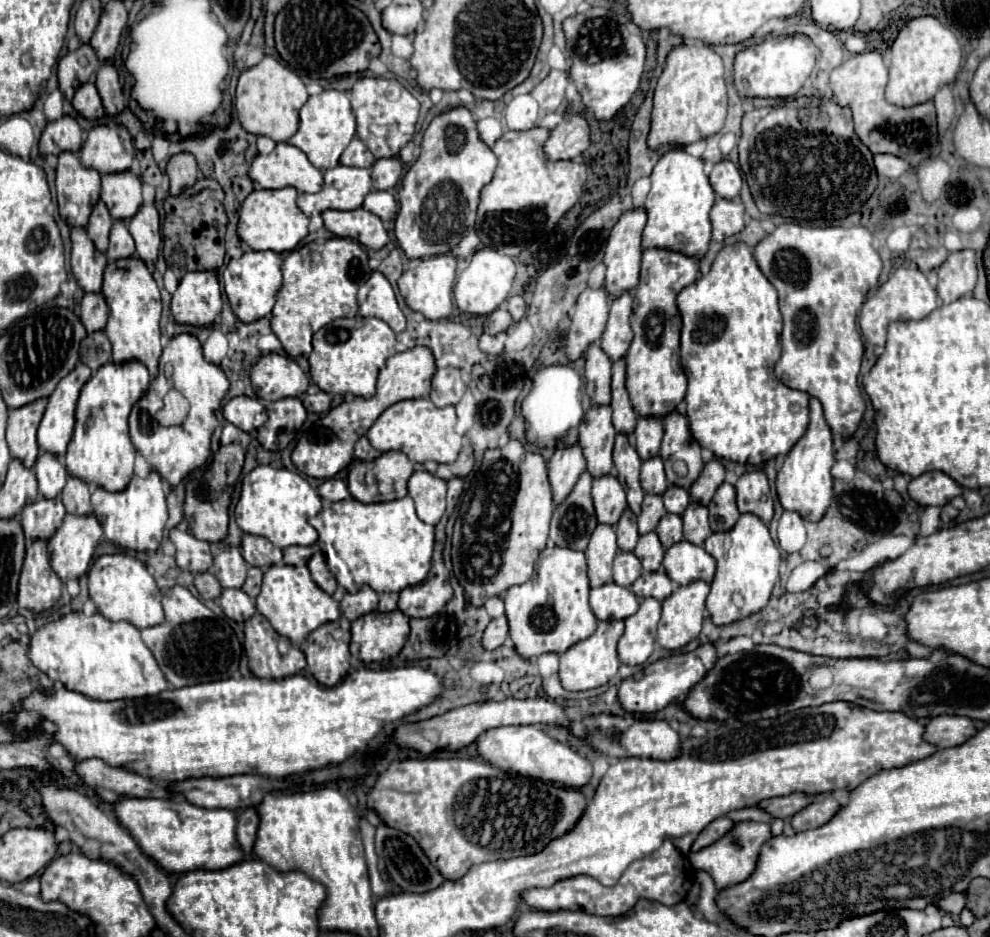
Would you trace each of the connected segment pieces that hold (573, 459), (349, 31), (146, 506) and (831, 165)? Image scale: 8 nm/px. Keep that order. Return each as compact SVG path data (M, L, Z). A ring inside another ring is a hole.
M579 443L559 445L549 459L549 483L553 489L553 501L563 503L571 493L579 475L587 469L587 461Z
M289 1L277 15L275 21L275 43L283 61L301 75L301 71L311 79L331 79L349 73L361 73L369 67L373 57L379 57L379 39L365 17L365 13L347 1Z
M151 471L147 477L133 475L131 483L117 493L105 491L103 487L95 487L91 503L95 517L101 521L107 539L119 545L121 549L155 551L161 545L163 529L167 523L167 503L165 503L163 479L157 471Z
M813 97L783 99L777 105L745 113L741 131L739 163L745 171L751 195L763 215L783 215L803 223L827 225L859 211L877 187L873 155L853 131L851 109L847 105L841 107L833 99L823 99L819 105L813 103Z

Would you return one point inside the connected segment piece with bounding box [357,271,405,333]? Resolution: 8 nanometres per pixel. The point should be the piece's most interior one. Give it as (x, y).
(376, 298)

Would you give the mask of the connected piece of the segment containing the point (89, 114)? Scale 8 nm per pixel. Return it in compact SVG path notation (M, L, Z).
M83 83L73 97L73 107L87 119L99 119L103 115L103 103L97 87L93 83Z

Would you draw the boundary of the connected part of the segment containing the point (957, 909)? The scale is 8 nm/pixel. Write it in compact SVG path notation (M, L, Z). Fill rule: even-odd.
M951 893L949 897L945 897L945 899L939 901L939 907L941 907L945 913L959 915L959 913L965 909L965 895L963 895L963 893Z

